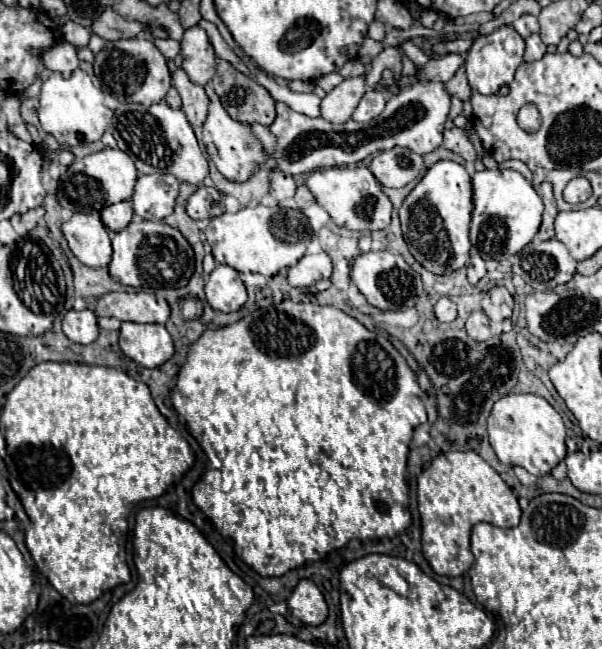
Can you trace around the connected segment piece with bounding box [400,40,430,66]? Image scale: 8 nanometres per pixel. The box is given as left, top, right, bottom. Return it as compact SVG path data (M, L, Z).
M406 40L400 48L406 52L406 56L408 56L416 66L420 66L420 64L424 64L424 62L430 60L430 56L428 56L424 50L420 50L412 40Z

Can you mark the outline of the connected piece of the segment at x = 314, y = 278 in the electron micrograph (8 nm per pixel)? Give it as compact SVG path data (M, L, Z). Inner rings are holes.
M326 252L304 254L292 268L288 268L288 282L292 286L312 286L322 278L330 278L332 262Z

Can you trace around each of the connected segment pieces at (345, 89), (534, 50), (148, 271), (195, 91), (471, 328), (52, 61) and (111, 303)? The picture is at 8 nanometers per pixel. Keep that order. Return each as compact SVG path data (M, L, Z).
M348 78L340 86L336 86L332 92L326 94L326 98L320 104L322 118L332 124L344 124L352 118L356 106L360 104L362 96L366 92L364 78Z
M538 34L528 36L526 40L526 50L524 50L524 62L534 62L540 60L546 54L546 44L540 40Z
M130 222L124 230L116 232L112 238L112 260L108 272L114 282L126 286L150 286L150 288L182 288L188 284L194 272L194 252L186 238L172 226L164 222Z
M178 68L172 78L174 78L174 88L178 90L178 94L182 98L182 110L186 114L188 122L192 126L202 126L208 116L208 104L210 104L204 88L192 84L182 68Z
M476 310L470 314L470 318L466 320L466 332L472 340L476 342L484 342L492 336L490 332L490 320L482 310Z
M60 40L52 48L48 48L42 56L42 62L48 70L62 72L62 74L70 74L72 70L76 70L80 66L76 48L64 40Z
M112 292L100 296L96 310L98 316L114 316L128 322L156 322L166 324L170 318L170 306L164 298L146 292Z

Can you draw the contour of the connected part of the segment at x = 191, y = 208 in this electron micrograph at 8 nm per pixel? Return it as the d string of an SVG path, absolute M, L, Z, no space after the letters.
M198 186L198 190L188 198L186 212L194 220L208 220L224 214L224 198L216 188Z

